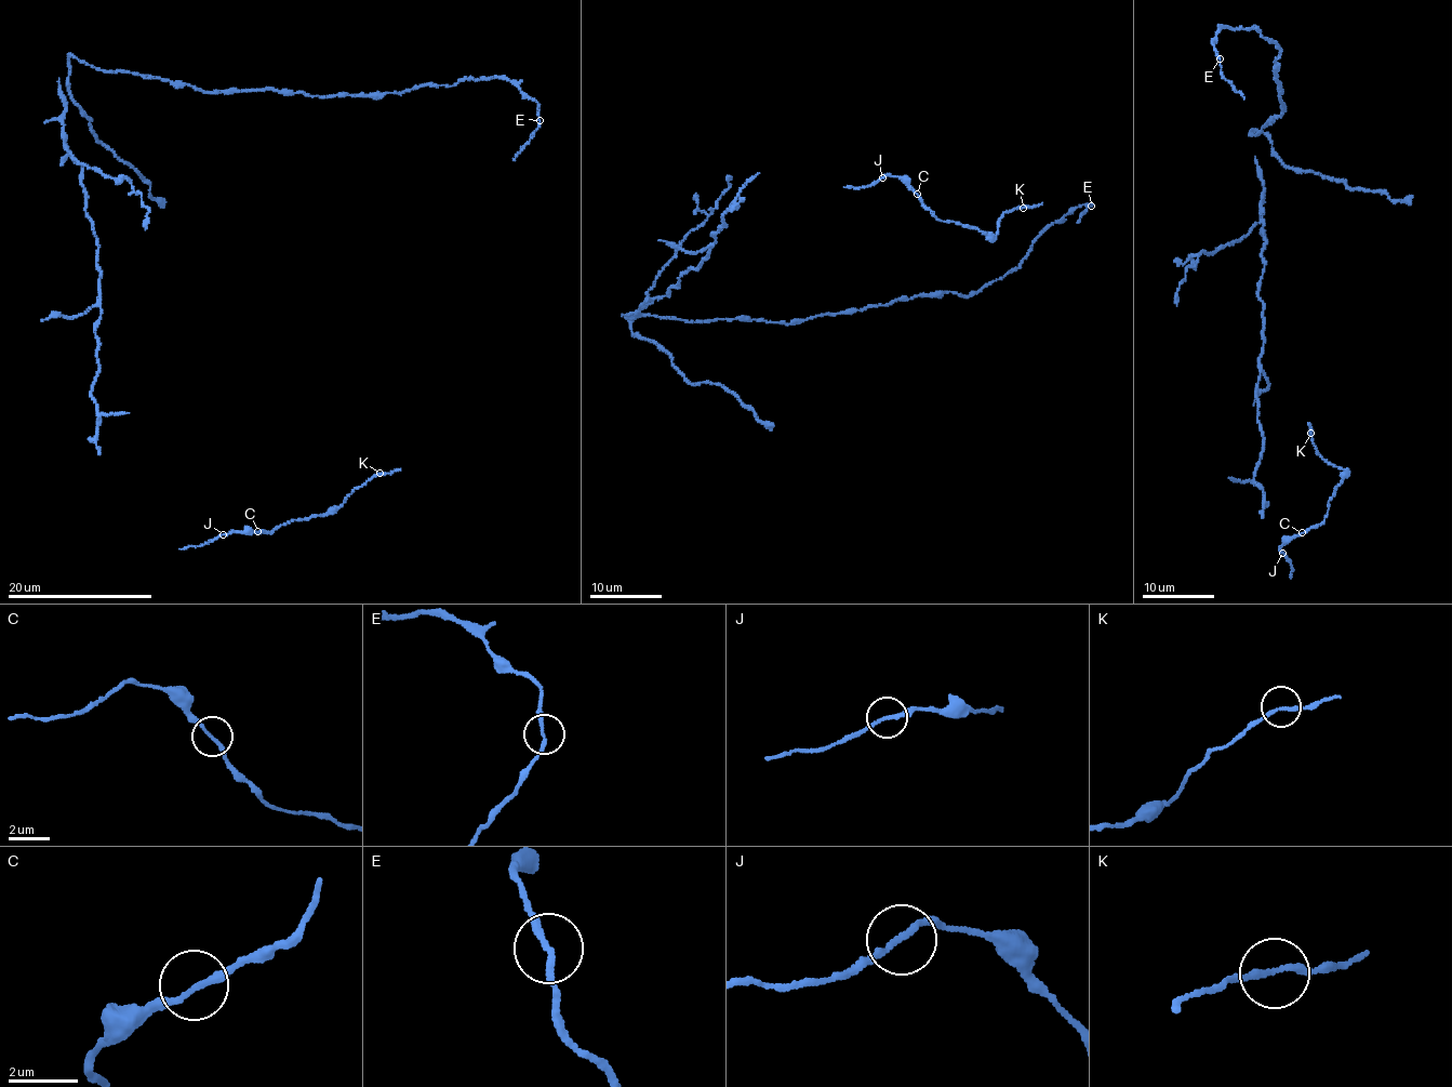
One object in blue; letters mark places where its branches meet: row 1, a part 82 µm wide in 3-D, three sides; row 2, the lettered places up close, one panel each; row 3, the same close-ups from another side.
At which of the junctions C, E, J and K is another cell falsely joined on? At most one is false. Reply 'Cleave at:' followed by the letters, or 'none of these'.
Cleave at: none of these

